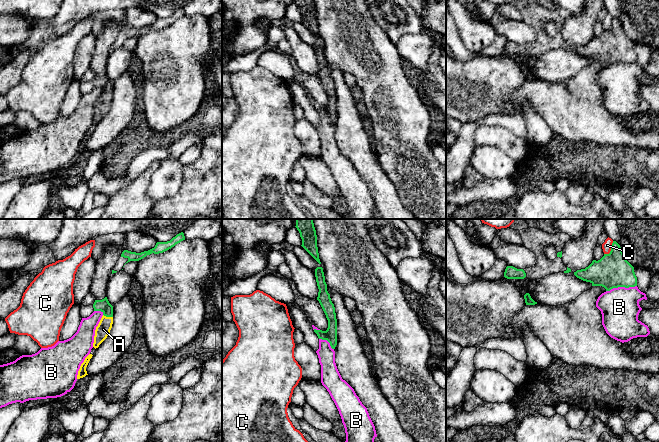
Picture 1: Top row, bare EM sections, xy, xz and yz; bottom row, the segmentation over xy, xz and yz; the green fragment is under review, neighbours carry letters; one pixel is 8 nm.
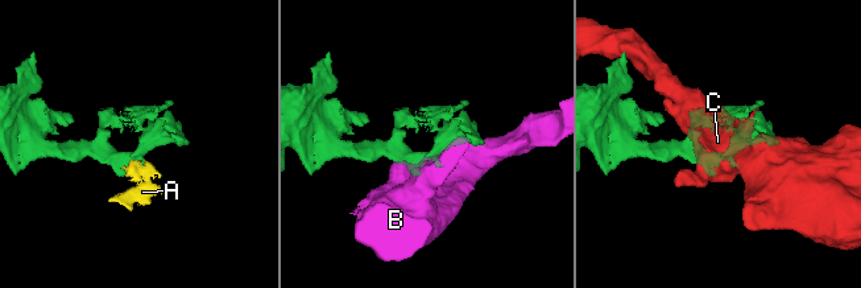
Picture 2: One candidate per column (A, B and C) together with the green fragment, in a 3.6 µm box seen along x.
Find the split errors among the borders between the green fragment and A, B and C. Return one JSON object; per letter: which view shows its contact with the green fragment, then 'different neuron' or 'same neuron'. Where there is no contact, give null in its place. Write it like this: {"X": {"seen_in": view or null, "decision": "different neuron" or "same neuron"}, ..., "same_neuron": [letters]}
{"A": {"seen_in": "xy", "decision": "same neuron"}, "B": {"seen_in": "yz", "decision": "different neuron"}, "C": {"seen_in": "yz", "decision": "different neuron"}, "same_neuron": ["A"]}

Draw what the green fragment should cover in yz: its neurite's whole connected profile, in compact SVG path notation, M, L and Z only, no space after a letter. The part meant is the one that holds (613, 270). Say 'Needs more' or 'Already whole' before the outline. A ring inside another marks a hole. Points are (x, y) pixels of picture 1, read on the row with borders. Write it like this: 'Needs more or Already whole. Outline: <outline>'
Already whole. Outline: M613 241L609 254L592 263L585 269L577 270L574 275L592 286L602 286L606 291L618 287L637 286L634 267L626 260L620 245Z

